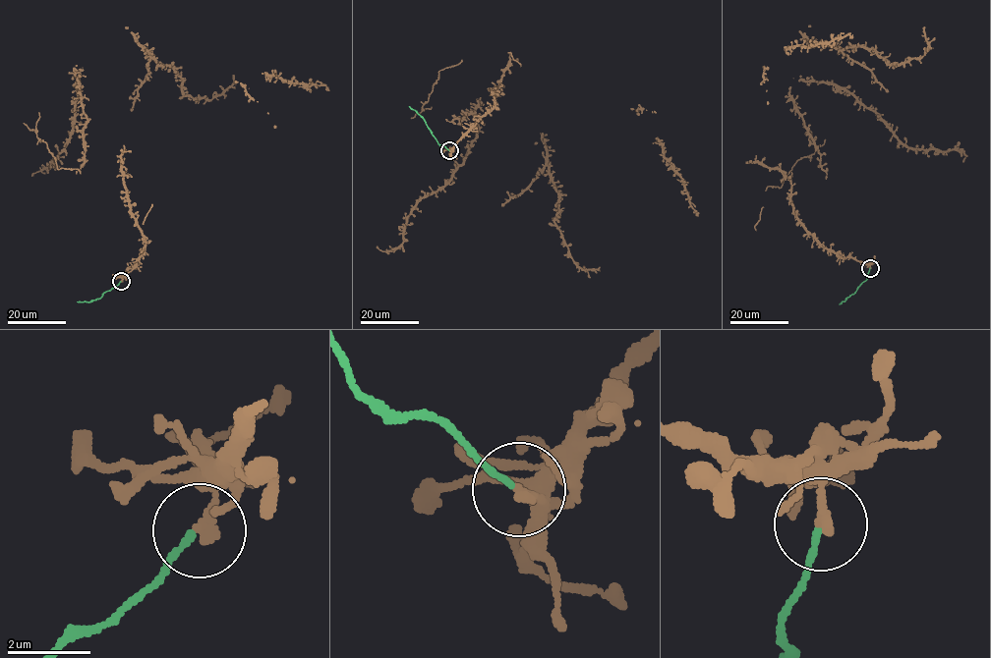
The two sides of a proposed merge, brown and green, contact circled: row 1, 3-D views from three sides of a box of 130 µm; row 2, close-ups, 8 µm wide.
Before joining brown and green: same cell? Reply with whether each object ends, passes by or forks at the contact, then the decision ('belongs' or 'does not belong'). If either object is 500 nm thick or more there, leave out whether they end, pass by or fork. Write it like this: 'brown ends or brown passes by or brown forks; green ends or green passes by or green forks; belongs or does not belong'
brown ends; green ends; does not belong

